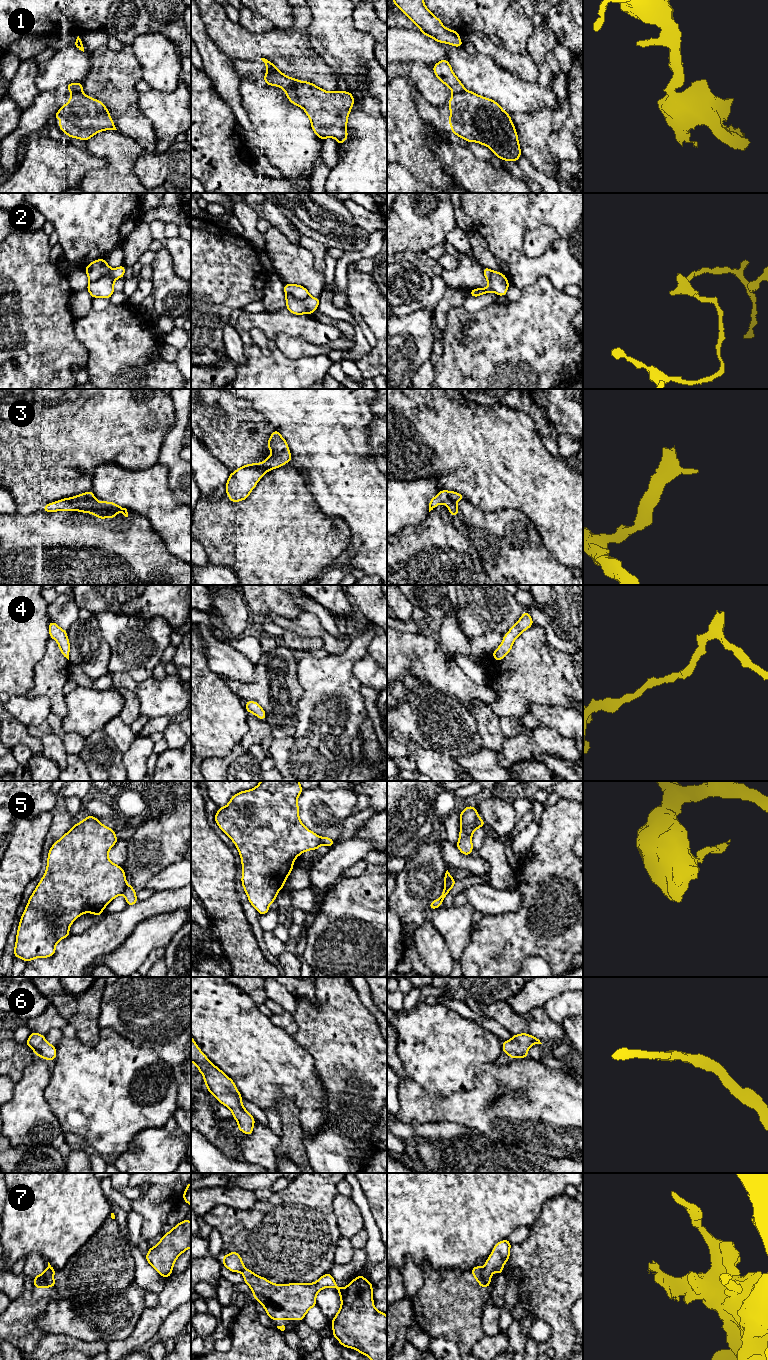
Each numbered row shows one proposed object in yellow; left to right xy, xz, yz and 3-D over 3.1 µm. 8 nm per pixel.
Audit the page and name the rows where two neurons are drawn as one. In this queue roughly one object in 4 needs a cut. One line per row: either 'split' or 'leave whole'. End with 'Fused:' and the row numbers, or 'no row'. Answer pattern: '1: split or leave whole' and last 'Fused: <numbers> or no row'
1: split
2: split
3: leave whole
4: leave whole
5: split
6: leave whole
7: split
Fused: 1, 2, 5, 7

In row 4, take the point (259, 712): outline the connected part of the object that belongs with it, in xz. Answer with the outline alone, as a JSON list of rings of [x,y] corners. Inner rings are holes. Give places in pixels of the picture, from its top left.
[[[248,701],[245,703],[245,708],[249,713],[256,715],[261,720],[266,719],[264,709],[256,701]]]

